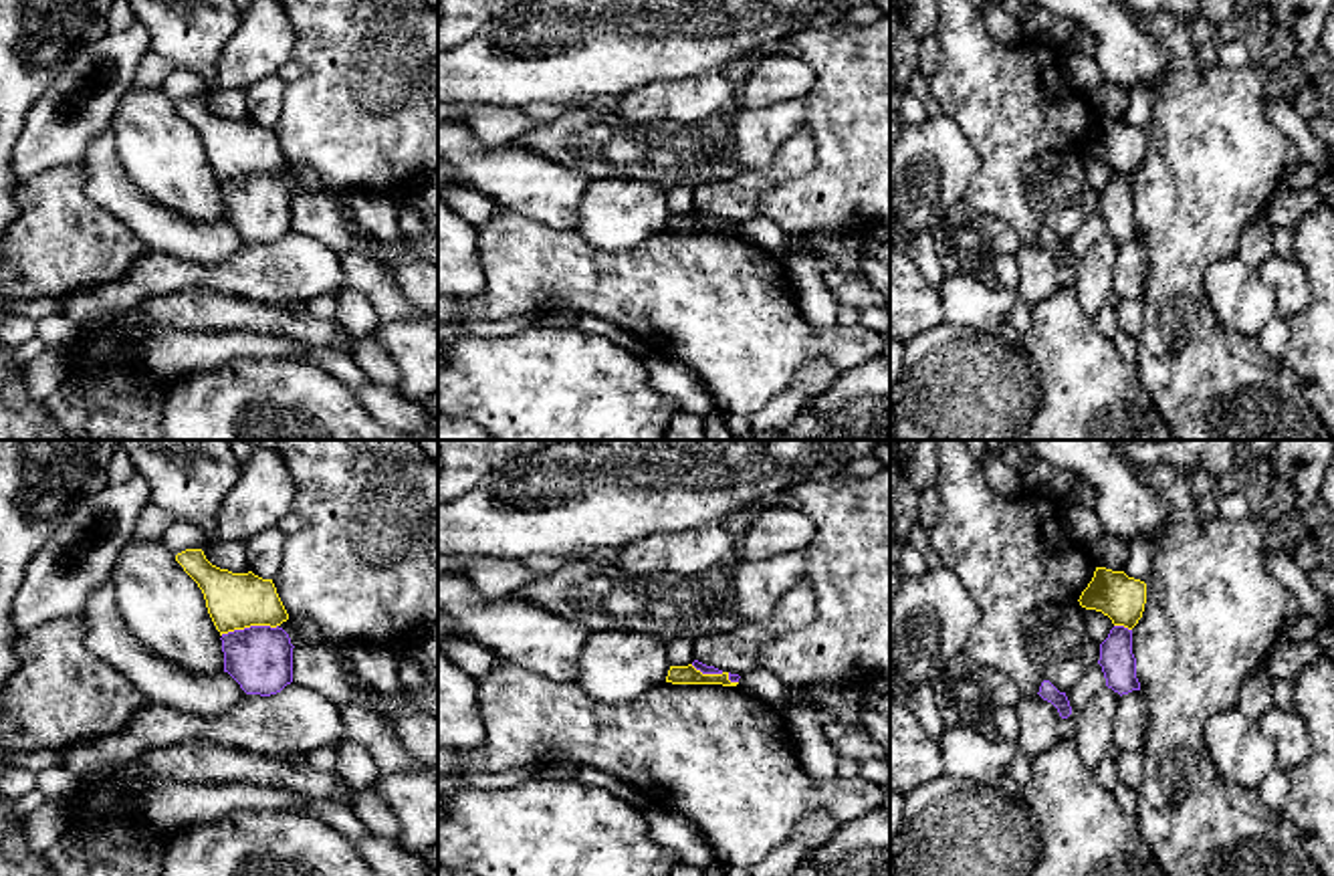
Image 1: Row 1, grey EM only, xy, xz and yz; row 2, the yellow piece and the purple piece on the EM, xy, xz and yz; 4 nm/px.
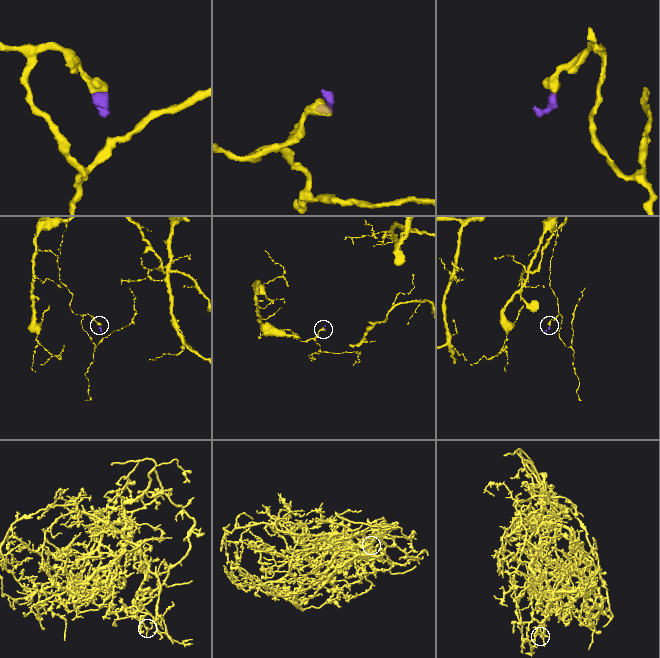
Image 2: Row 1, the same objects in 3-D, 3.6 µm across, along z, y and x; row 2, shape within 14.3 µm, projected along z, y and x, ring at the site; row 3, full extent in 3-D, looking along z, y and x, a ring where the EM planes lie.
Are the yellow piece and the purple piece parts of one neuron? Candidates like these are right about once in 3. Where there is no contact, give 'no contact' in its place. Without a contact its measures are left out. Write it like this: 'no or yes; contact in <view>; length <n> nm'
no; contact in xy; length 240 nm

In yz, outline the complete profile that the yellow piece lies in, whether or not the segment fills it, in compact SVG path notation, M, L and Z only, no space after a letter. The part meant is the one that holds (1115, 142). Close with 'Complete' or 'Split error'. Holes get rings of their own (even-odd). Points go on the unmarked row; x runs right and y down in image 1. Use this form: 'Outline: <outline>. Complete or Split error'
Outline: M1096 115L1092 129L1080 143L1080 153L1102 159L1114 174L1132 178L1142 166L1146 131L1124 119Z. Complete

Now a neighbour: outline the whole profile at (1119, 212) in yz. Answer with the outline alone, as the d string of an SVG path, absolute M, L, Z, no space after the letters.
M1114 174L1108 186L1100 192L1098 212L1102 214L1106 234L1120 244L1140 238L1136 206L1132 202L1132 178Z

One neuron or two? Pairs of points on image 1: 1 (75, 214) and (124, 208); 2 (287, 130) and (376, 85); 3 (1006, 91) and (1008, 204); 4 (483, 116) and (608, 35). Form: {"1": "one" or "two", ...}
{"1": "two", "2": "one", "3": "one", "4": "two"}

